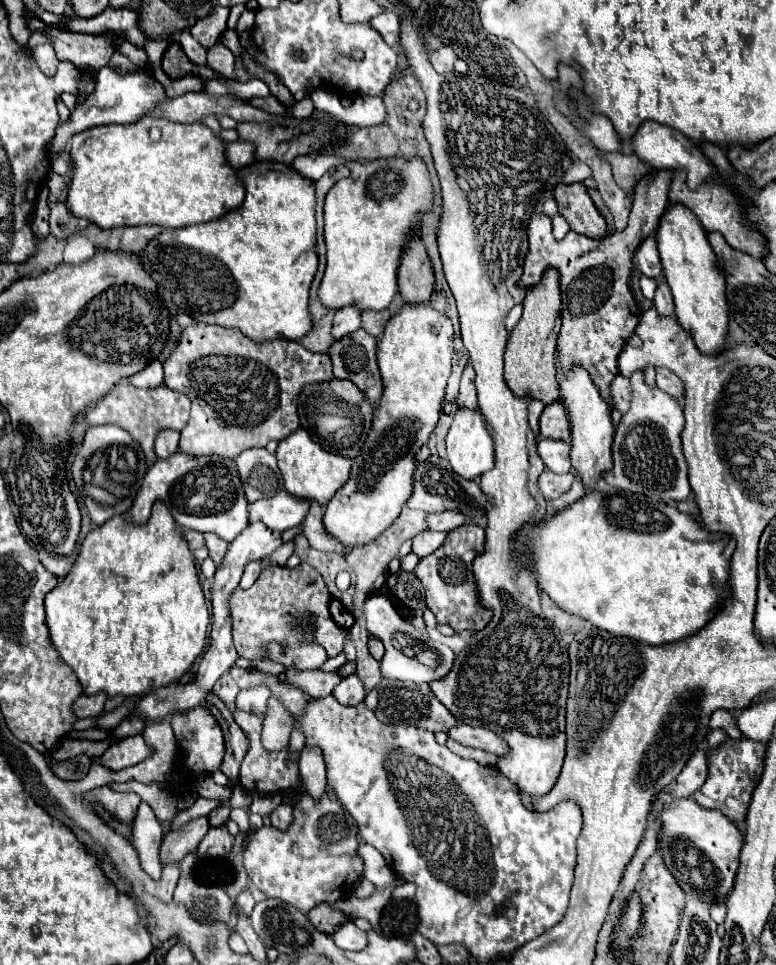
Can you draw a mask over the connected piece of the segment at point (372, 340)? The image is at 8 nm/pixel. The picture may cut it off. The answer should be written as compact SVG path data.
M358 328L356 332L336 340L330 348L330 360L336 378L346 378L358 384L372 404L382 396L382 378L376 364L378 338Z

